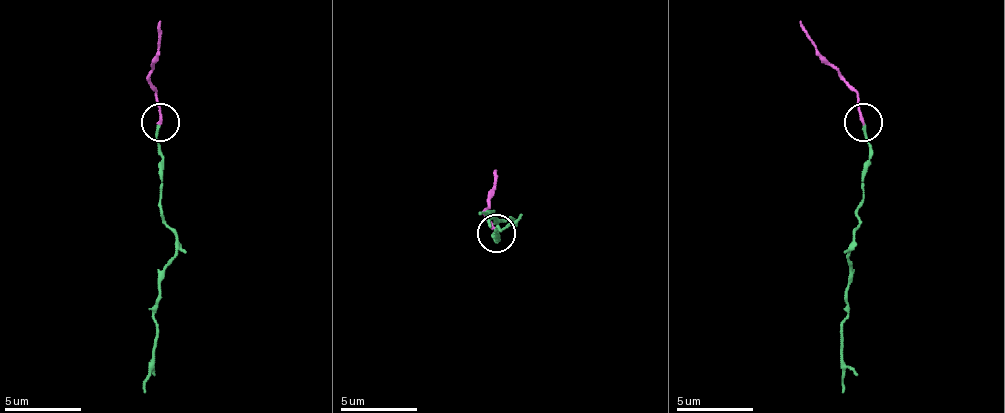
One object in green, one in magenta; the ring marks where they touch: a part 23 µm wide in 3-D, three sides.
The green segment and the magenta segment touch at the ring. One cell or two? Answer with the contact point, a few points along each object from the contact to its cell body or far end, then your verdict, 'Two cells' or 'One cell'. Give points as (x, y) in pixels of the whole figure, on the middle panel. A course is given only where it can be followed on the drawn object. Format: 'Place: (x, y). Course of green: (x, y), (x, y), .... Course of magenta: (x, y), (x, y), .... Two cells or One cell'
Place: (496, 233). Course of green: (495, 234), (499, 238), (495, 230), (510, 223), (510, 219), (495, 219), (491, 211), (480, 215). Course of magenta: (495, 234), (487, 219), (495, 169). One cell

